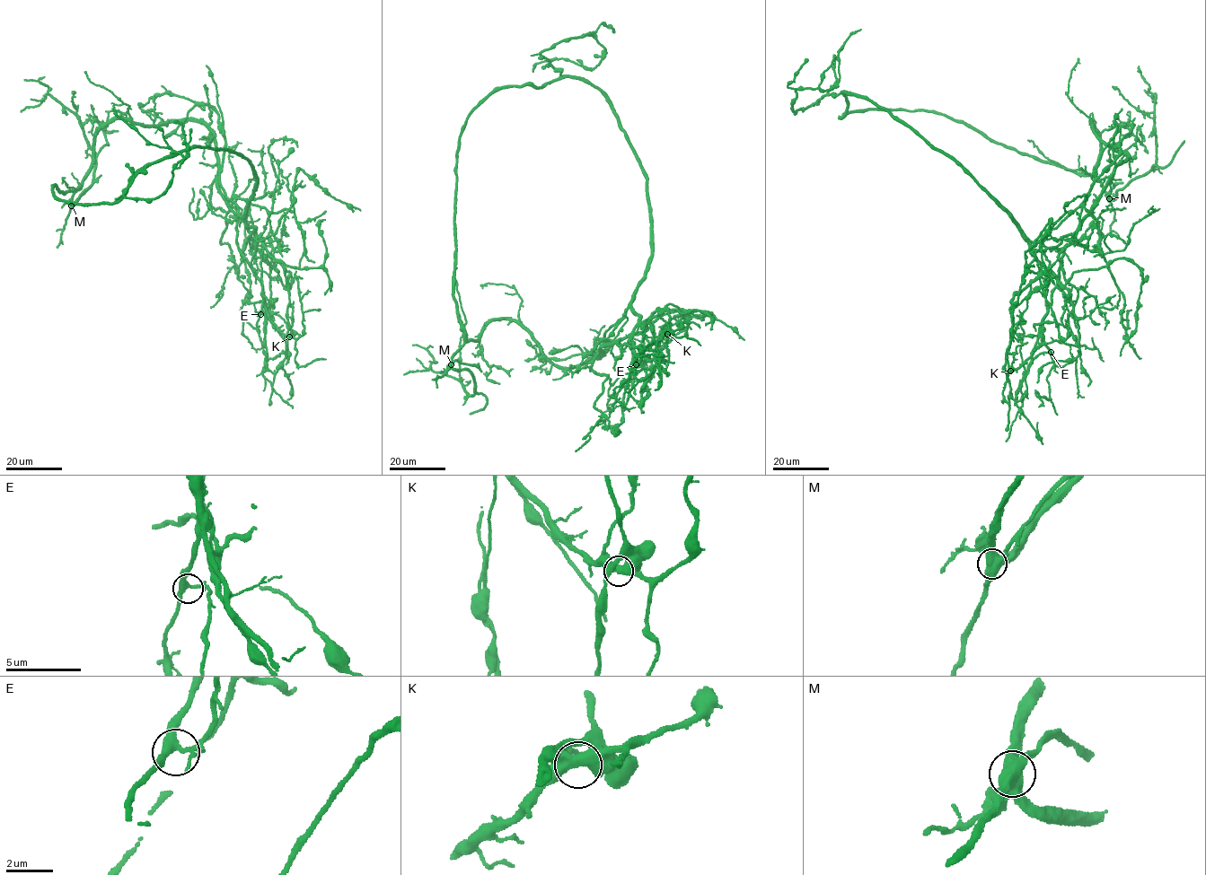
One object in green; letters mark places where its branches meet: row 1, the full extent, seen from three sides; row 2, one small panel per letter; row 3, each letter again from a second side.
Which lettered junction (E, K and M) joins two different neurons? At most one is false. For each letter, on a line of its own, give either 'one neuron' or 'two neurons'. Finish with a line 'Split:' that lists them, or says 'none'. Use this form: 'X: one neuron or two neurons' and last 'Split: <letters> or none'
E: one neuron
K: one neuron
M: two neurons
Split: M

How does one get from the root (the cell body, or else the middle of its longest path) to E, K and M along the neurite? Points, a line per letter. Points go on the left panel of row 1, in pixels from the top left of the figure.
E: (53, 188), (58, 200), (112, 204), (139, 170), (192, 146), (246, 158), (260, 314)
K: (53, 188), (112, 204), (139, 170), (192, 146), (246, 158), (257, 187), (244, 221), (284, 265), (289, 336)
M: (53, 188), (56, 184), (58, 190), (65, 194), (80, 184), (73, 196), (71, 205)

